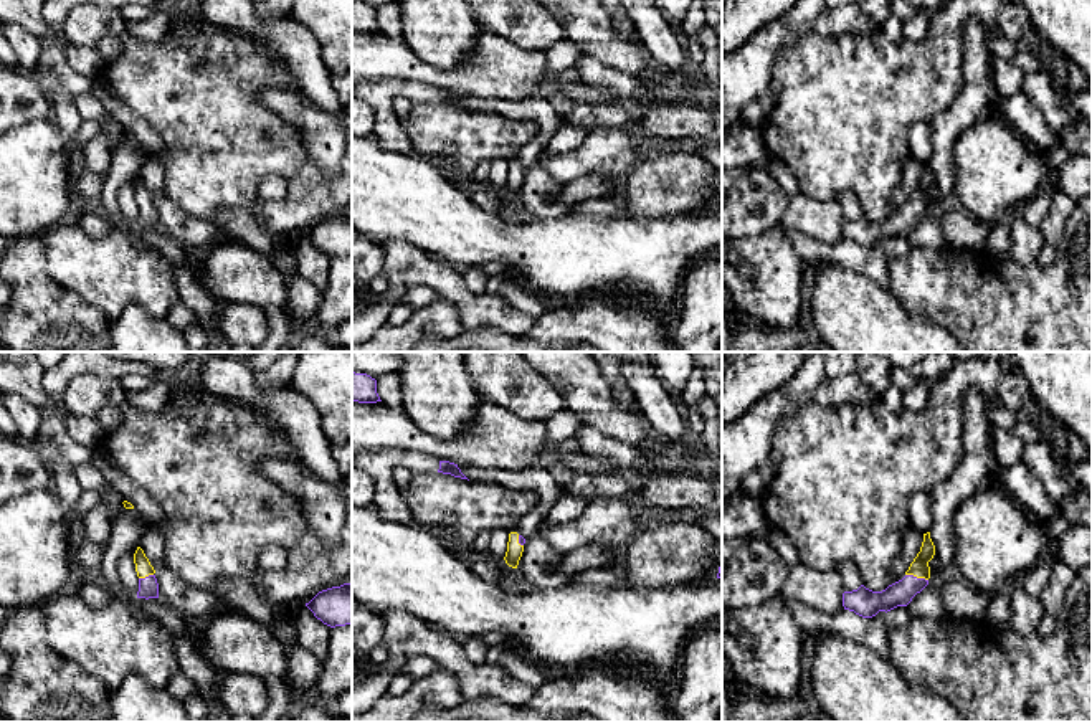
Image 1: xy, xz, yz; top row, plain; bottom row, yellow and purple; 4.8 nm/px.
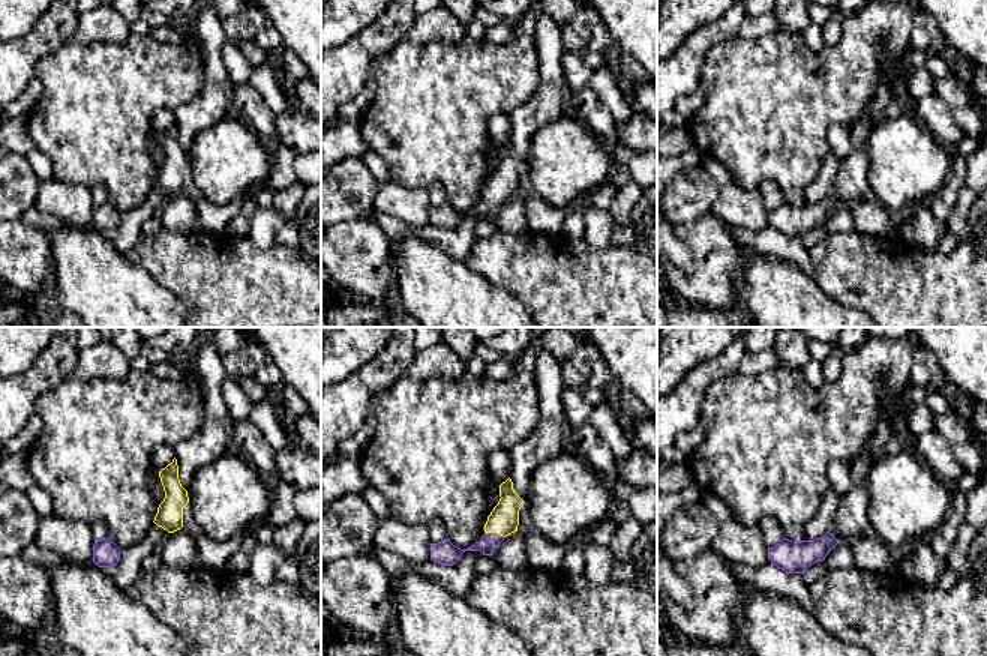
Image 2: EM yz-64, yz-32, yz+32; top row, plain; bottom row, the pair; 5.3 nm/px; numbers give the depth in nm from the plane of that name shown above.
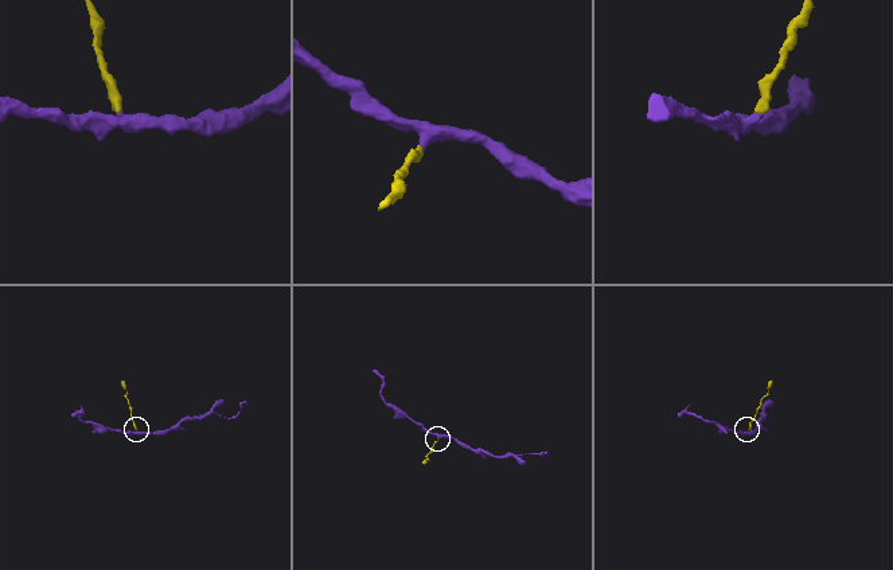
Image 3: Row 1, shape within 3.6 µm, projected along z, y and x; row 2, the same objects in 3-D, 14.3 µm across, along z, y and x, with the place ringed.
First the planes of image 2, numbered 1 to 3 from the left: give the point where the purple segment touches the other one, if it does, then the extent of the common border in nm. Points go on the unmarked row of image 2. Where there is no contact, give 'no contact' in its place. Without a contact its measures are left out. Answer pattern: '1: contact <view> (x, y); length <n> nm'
1: no contact
2: contact yz-32 (495, 195); length 110 nm
3: no contact

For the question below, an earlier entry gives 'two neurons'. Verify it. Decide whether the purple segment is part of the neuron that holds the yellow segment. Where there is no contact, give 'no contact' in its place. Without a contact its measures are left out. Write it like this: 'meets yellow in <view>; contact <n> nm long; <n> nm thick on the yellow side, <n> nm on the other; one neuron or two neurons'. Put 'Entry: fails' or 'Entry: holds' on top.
Entry: fails
meets yellow in yz; contact 120 nm long; 90 nm thick on the yellow side, 120 nm on the other; one neuron

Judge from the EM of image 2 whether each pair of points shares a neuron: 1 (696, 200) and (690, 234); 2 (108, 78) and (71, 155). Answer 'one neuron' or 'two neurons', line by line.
1: two neurons
2: one neuron

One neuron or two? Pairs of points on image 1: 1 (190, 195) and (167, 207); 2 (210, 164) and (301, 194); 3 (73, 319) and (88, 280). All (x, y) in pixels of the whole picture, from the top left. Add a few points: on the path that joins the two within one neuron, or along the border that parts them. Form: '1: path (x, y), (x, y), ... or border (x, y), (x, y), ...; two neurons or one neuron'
1: border (164, 192), (185, 210), (210, 220); two neurons
2: border (306, 159), (289, 180); two neurons
3: border (48, 276), (93, 304), (109, 321); two neurons

